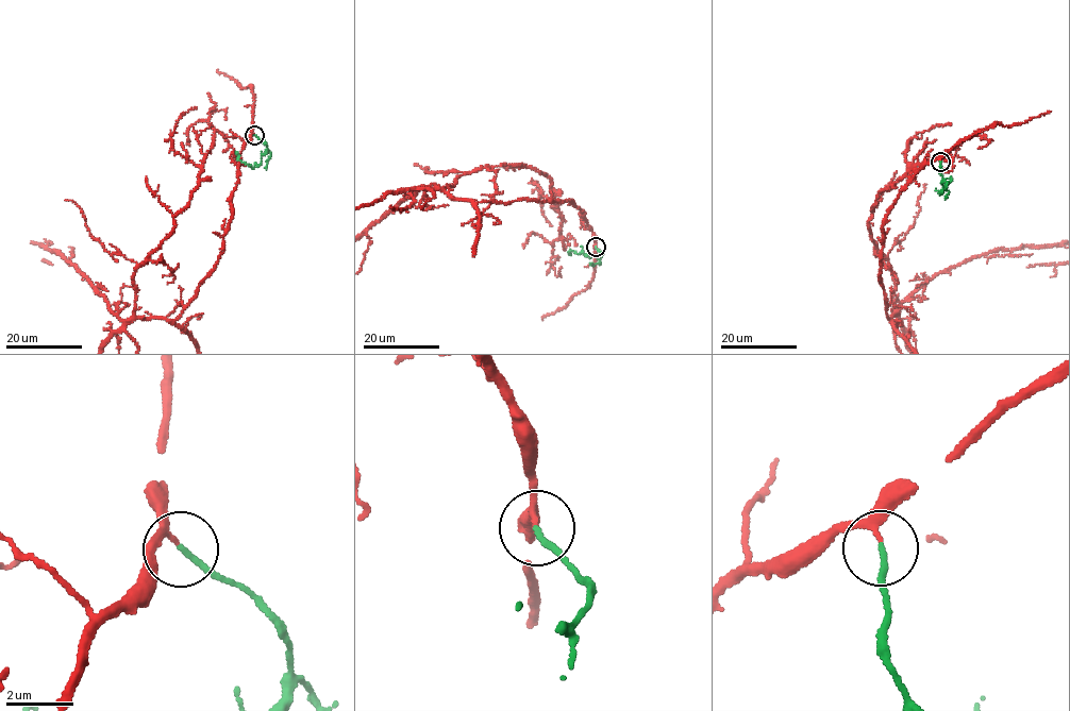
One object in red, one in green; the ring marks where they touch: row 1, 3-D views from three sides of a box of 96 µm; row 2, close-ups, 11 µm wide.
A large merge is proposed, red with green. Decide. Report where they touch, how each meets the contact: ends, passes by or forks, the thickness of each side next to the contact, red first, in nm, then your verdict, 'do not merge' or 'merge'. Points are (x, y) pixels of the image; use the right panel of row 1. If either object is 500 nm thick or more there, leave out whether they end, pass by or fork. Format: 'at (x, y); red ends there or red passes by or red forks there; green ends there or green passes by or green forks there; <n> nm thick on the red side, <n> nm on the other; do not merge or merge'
at (940, 162); red passes by; green ends there; 170 nm thick on the red side, 170 nm on the other; merge

